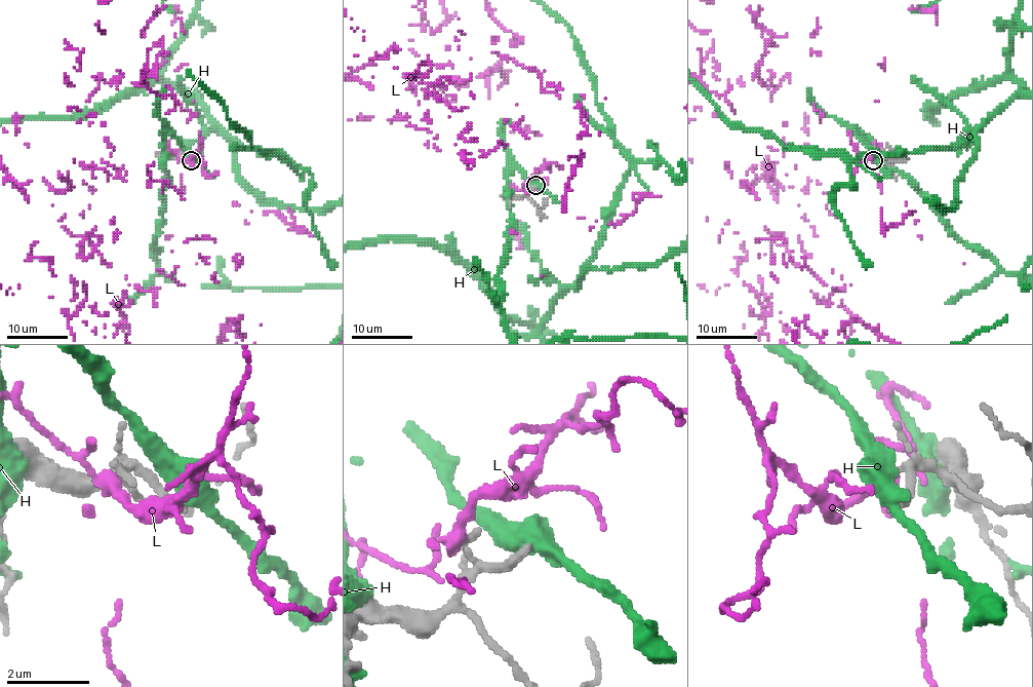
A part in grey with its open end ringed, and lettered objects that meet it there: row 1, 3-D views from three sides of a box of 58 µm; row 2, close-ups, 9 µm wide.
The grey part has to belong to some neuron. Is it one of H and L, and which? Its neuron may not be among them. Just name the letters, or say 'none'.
none

